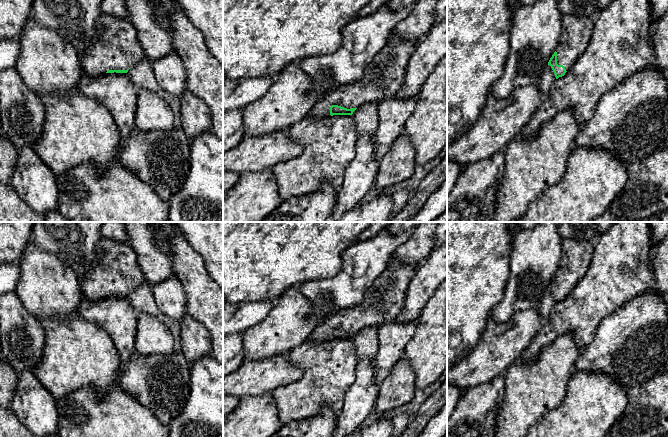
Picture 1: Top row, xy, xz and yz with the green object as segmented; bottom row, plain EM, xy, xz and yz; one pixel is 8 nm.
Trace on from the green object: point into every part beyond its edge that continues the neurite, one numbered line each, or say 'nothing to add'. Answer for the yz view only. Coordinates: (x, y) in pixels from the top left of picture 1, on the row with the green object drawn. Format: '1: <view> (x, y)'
1: yz (576, 31)

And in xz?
1: xz (382, 78)

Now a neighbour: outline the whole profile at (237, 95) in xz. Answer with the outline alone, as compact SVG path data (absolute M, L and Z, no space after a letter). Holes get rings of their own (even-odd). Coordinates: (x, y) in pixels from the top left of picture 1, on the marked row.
M268 77L244 78L223 82L223 113L244 110L251 103L262 98L273 84Z

